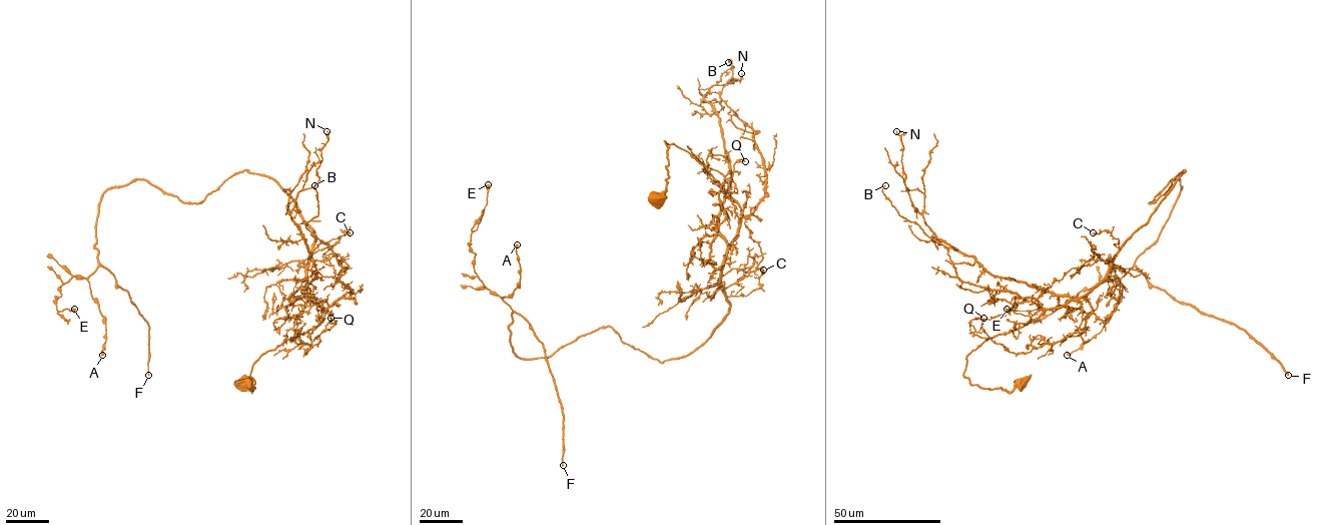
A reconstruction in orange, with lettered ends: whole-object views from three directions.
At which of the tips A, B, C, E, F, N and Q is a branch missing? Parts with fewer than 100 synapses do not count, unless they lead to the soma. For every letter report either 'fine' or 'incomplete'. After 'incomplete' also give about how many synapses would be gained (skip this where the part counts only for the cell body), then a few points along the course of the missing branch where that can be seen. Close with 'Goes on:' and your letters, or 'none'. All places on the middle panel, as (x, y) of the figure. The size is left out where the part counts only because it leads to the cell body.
A: fine
B: fine
C: fine
E: fine
F: incomplete; about 400 synapses
N: fine
Q: fine
Goes on: F

